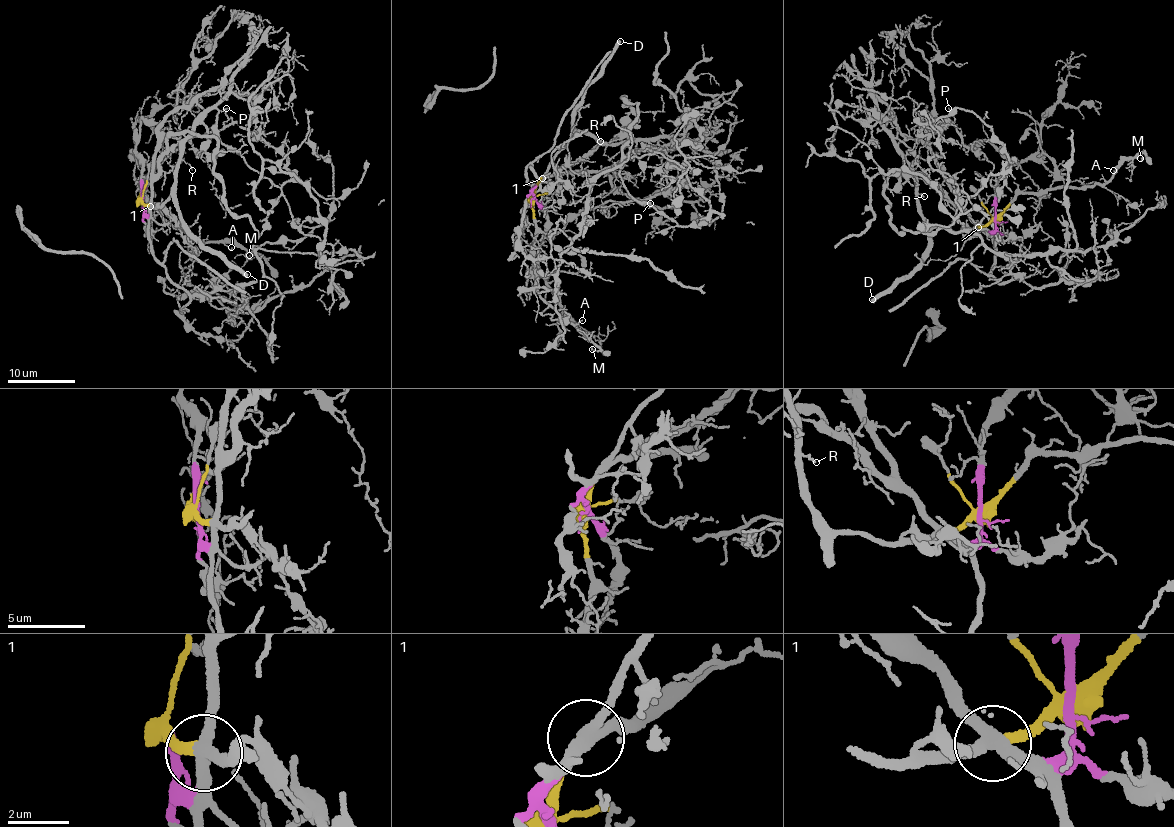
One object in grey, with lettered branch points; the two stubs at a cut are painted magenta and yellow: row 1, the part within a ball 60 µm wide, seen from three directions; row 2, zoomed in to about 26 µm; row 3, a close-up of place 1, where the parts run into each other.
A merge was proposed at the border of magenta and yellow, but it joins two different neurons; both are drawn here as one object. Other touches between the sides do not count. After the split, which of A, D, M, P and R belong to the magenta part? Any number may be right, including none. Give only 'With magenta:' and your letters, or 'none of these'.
With magenta: P

